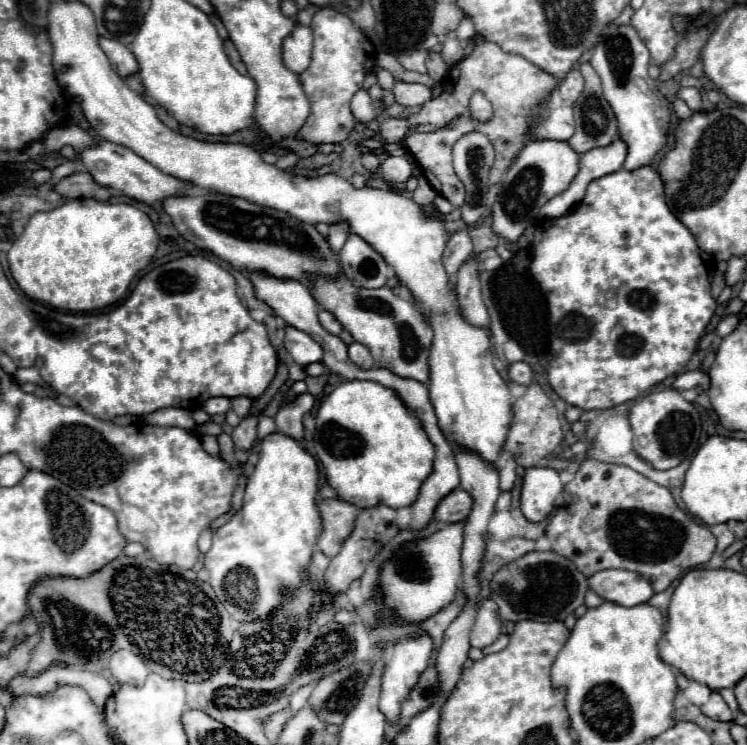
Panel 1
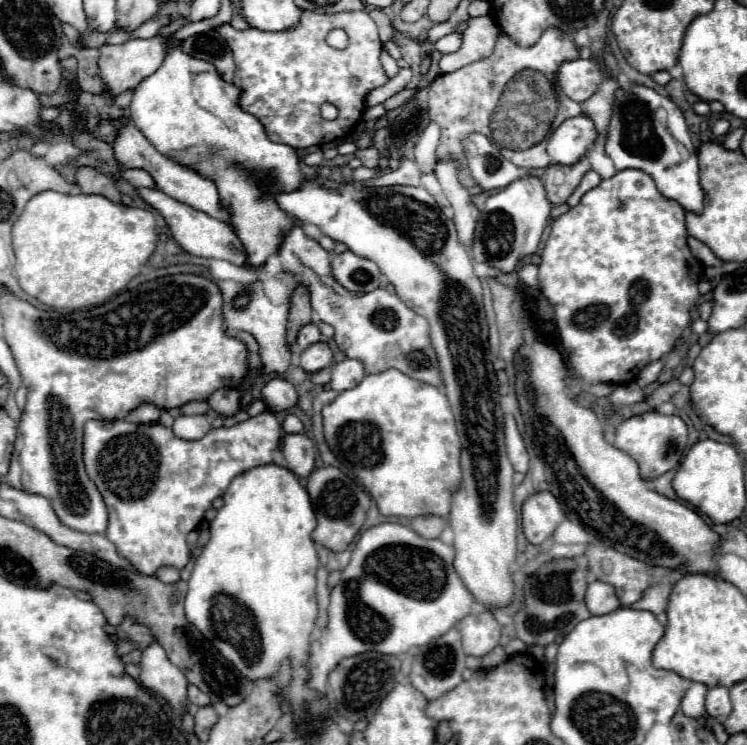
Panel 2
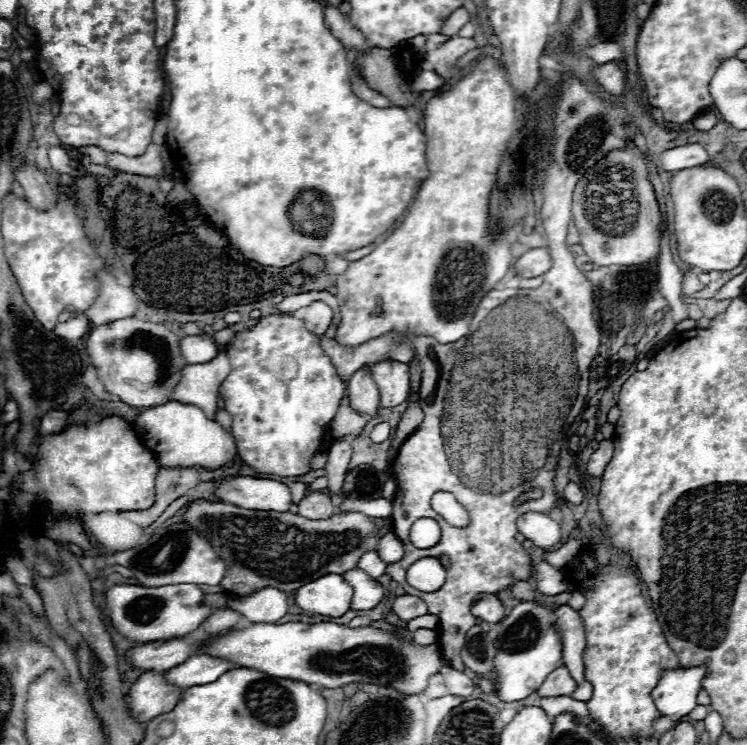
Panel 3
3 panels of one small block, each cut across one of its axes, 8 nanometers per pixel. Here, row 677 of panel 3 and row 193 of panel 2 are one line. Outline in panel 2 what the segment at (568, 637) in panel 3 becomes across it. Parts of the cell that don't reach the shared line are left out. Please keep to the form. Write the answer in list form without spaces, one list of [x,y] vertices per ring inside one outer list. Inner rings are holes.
[[[594,170],[586,172],[584,178],[582,178],[582,182],[580,182],[580,186],[578,186],[578,188],[572,192],[572,196],[568,198],[568,206],[576,206],[576,204],[580,202],[580,198],[582,198],[588,190],[596,188],[598,184],[600,184],[600,176],[598,176]]]

